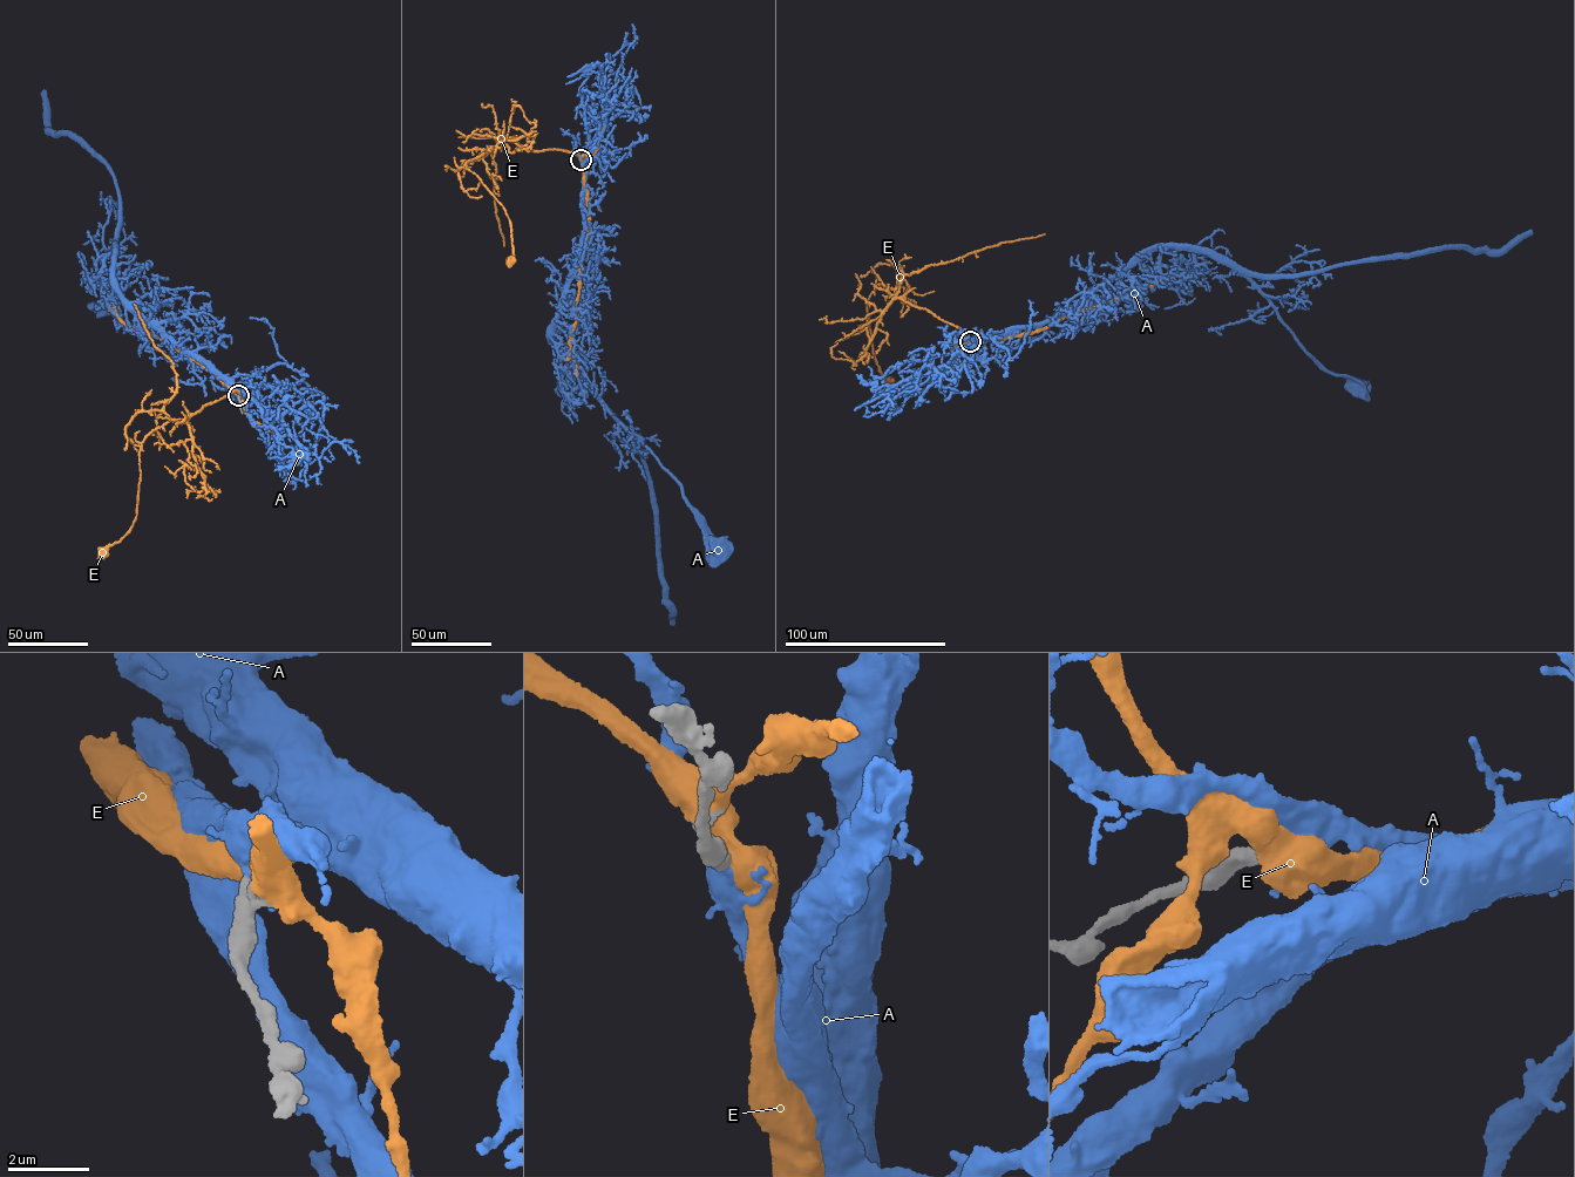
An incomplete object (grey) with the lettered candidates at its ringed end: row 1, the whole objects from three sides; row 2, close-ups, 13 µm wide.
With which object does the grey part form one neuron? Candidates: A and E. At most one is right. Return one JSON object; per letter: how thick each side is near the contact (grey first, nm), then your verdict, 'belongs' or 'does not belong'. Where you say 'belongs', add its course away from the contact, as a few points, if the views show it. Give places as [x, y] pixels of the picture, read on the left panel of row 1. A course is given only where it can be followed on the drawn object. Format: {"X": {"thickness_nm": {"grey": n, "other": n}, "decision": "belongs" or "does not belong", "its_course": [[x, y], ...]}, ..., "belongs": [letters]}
{"A": {"thickness_nm": {"grey": 400, "other": 260}, "decision": "belongs", "its_course": [[238, 395], [120, 294], [109, 270], [114, 246], [119, 291], [103, 308]]}, "E": {"thickness_nm": {"grey": 320, "other": 550}, "decision": "does not belong"}, "belongs": ["A"]}

